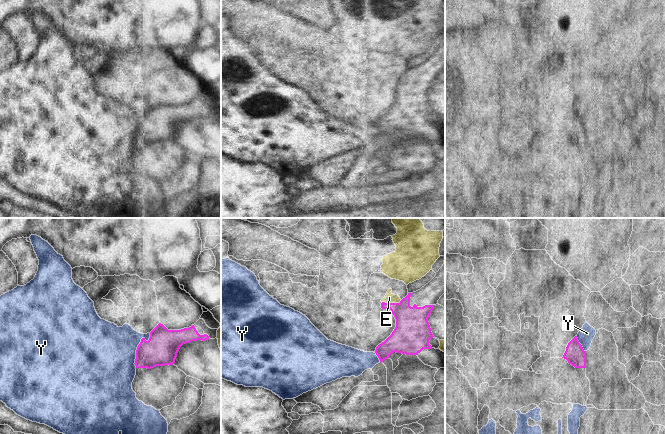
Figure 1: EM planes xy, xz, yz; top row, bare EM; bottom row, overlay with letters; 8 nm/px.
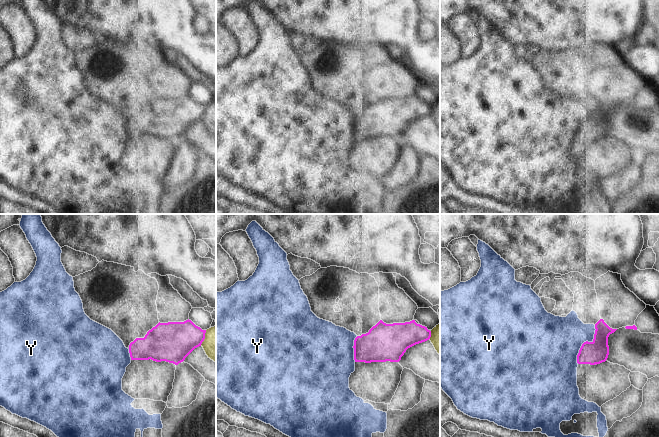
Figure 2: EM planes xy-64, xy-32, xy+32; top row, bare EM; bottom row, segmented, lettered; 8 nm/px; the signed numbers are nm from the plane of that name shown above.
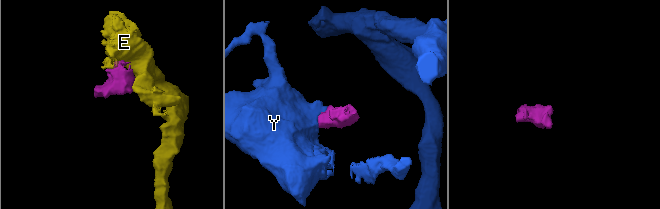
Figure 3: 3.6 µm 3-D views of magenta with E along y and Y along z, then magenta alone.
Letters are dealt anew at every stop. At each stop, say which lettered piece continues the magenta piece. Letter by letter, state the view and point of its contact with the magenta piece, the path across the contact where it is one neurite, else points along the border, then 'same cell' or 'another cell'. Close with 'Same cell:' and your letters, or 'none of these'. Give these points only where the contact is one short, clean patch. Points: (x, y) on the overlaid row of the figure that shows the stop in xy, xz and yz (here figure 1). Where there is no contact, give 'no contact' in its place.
E: meets magenta in xz at (391, 303); another cell
Y: meets magenta in xy at (137, 347); border along xy (150, 333), (147, 340), (140, 340), (136, 350), (135, 367); another cell
Same cell: none of these

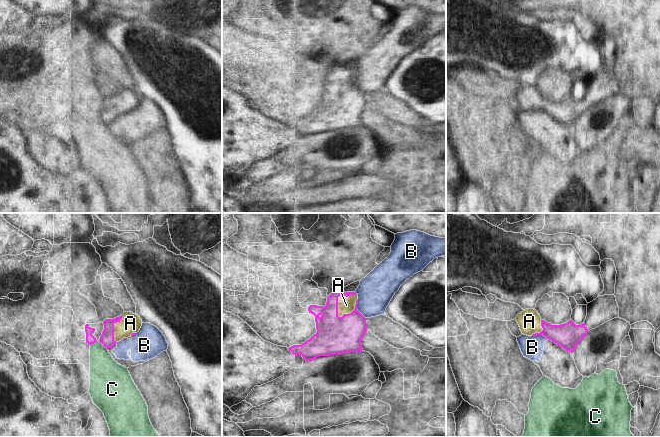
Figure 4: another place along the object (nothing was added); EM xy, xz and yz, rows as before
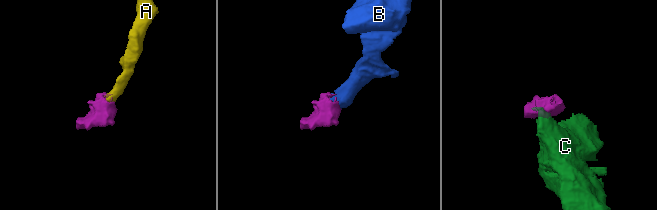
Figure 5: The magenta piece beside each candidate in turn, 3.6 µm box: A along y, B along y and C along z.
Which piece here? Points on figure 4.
A: meets magenta in xz at (337, 299); same cell
B: meets magenta in xz at (356, 309); another cell
C: meets magenta in xy at (99, 341); border along xy (90, 344), (99, 341), (107, 349); another cell
Same cell: A

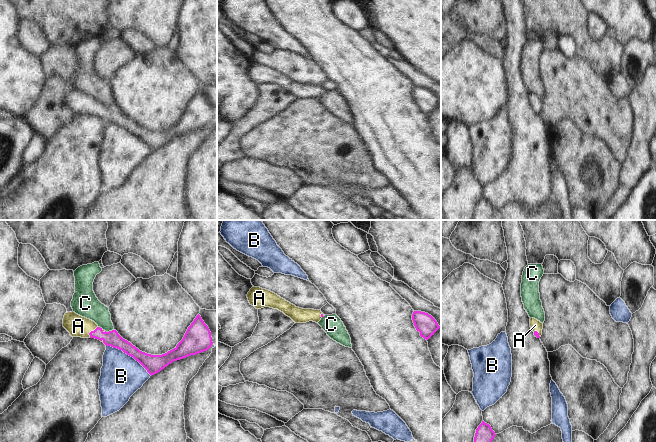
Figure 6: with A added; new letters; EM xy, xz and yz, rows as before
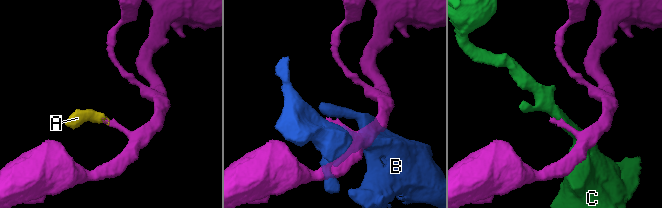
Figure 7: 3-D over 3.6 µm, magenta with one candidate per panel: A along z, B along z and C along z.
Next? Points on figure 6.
A: meets magenta in xy at (91, 331); runs through xy (112, 338), (107, 338), (91, 331), (78, 326); same cell
B: meets magenta in xy at (129, 355); another cell
C: meets magenta in xy at (109, 331); another cell
Same cell: A

